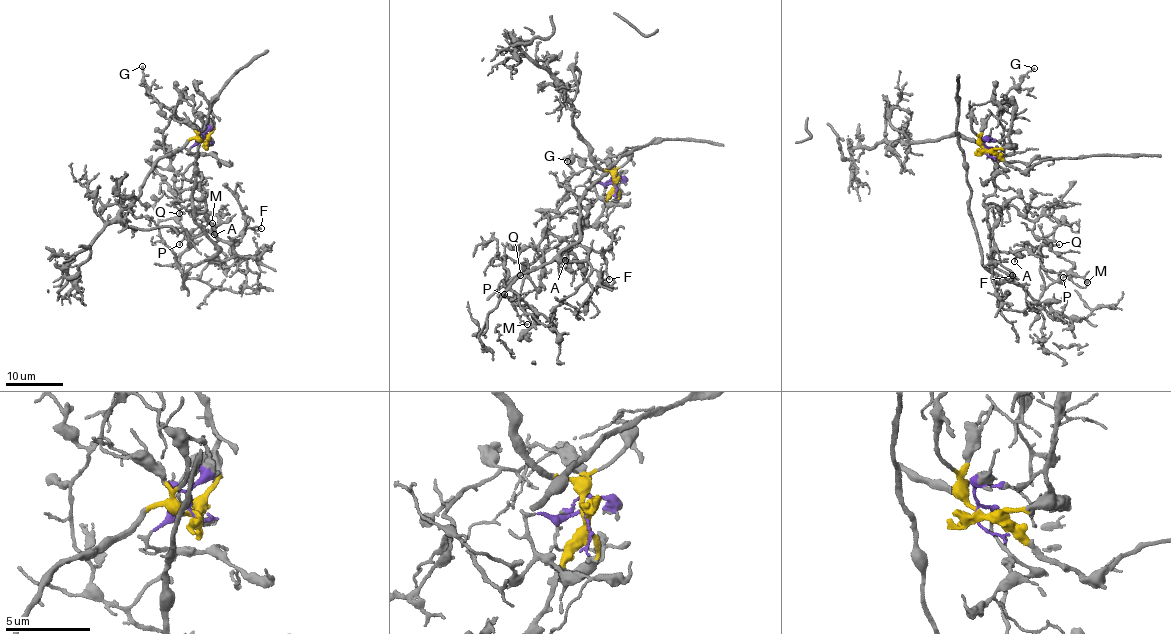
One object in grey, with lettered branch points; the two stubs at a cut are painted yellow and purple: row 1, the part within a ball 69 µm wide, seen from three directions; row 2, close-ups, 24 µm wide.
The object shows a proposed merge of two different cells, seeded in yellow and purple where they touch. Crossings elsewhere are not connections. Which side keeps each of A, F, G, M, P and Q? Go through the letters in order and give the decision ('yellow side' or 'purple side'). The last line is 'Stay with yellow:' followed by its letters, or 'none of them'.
A: purple side
F: purple side
G: purple side
M: purple side
P: purple side
Q: purple side
Stay with yellow: none of them

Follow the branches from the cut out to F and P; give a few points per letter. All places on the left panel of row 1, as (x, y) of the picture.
F: (205, 141), (189, 151), (197, 156), (183, 174), (198, 184), (214, 234), (231, 241), (247, 227), (260, 228)
P: (205, 141), (183, 174), (233, 255), (183, 277), (158, 223), (178, 220), (194, 245), (185, 234), (178, 244)

